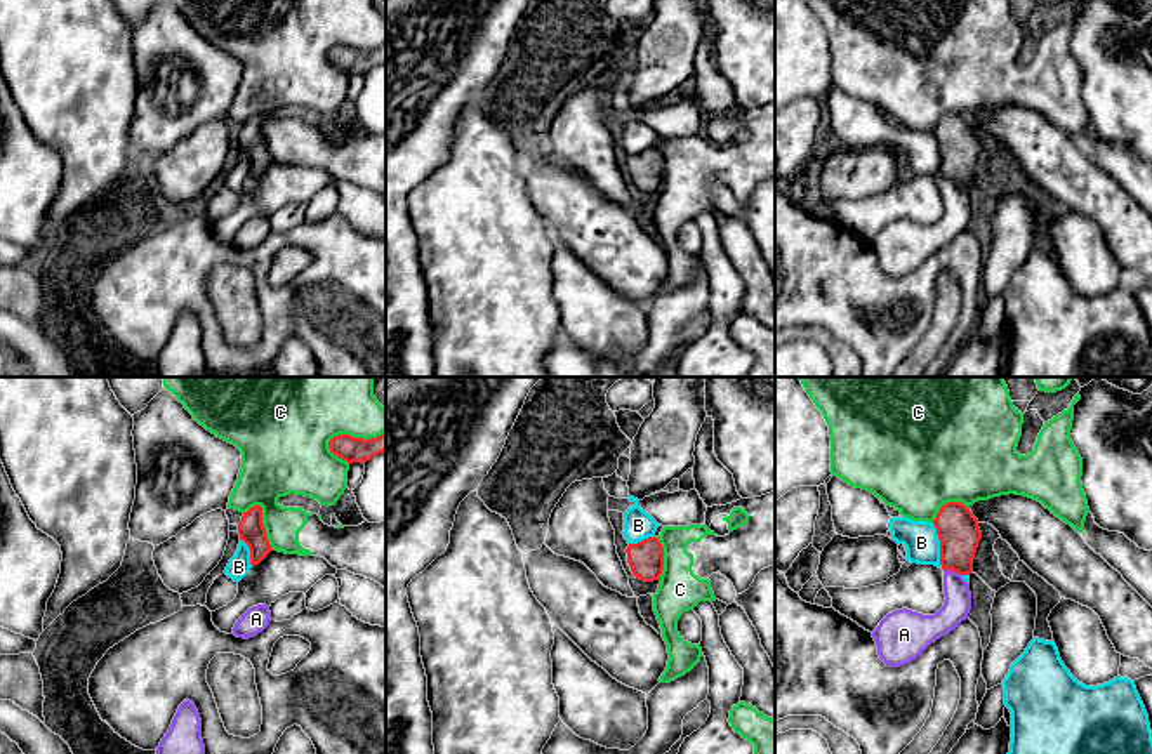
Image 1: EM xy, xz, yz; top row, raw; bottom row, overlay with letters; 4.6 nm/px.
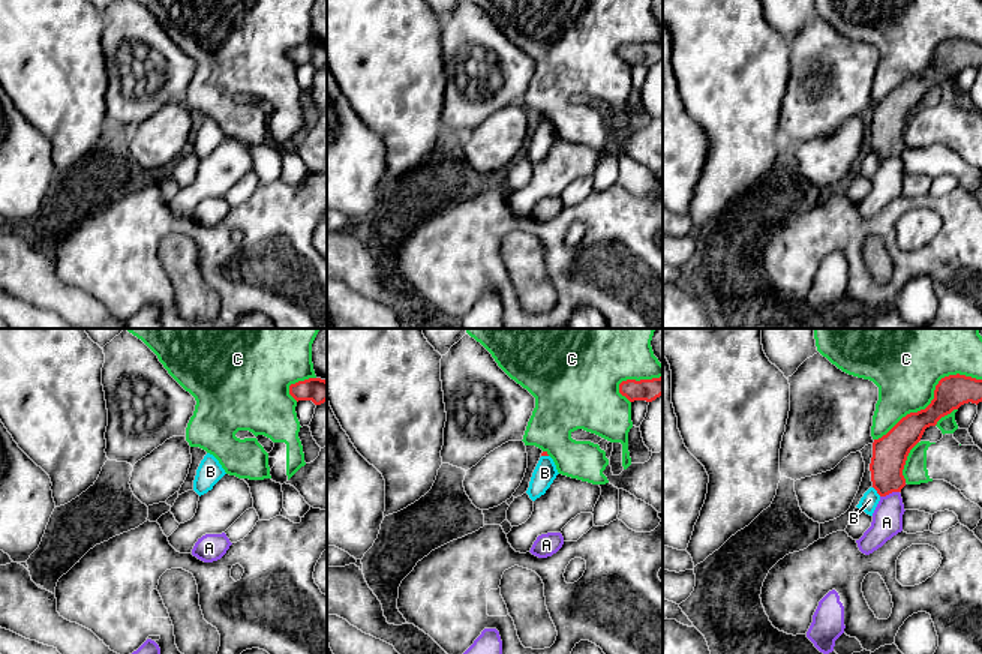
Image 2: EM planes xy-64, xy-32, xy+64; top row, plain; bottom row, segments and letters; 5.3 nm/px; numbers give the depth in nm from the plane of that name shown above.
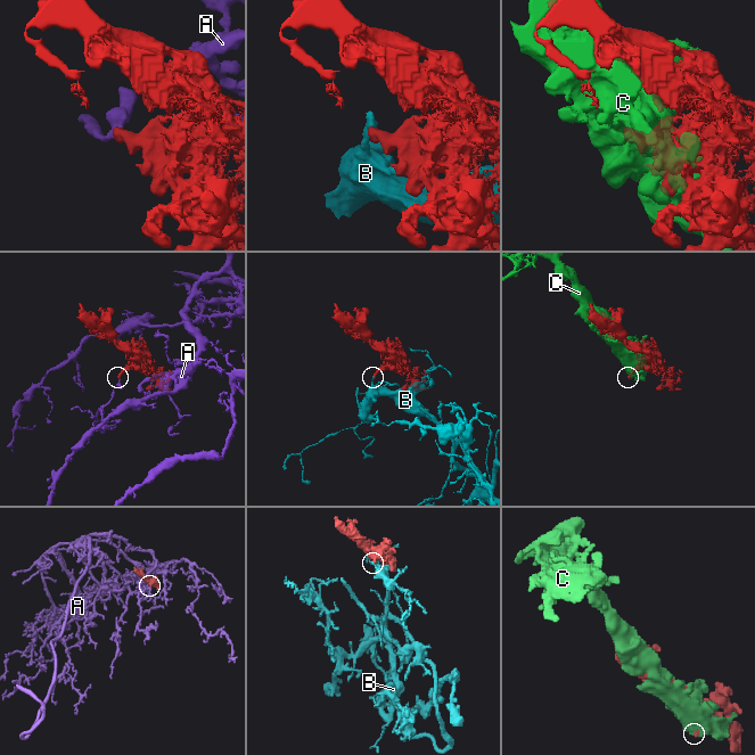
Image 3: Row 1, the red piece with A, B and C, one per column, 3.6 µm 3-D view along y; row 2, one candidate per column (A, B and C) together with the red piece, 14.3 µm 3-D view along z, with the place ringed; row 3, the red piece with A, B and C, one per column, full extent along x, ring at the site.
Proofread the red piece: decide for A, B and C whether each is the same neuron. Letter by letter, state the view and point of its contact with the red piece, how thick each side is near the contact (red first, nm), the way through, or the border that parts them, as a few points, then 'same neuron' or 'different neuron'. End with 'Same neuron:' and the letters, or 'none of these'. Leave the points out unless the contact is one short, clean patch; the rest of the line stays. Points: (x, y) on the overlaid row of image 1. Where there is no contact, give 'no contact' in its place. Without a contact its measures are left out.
A: meets red in yz at (953, 570); 190 nm thick on the red side, 130 nm on the other; border along yz (944, 570), (954, 570), (960, 575); different neuron
B: meets red in yz at (940, 546); 190 nm thick on the red side, 160 nm on the other; border along yz (932, 523), (939, 541), (939, 563), (942, 567); different neuron
C: meets red in xy at (353, 438); 120 nm thick on the red side, 420 nm on the other; different neuron
Same neuron: none of these

